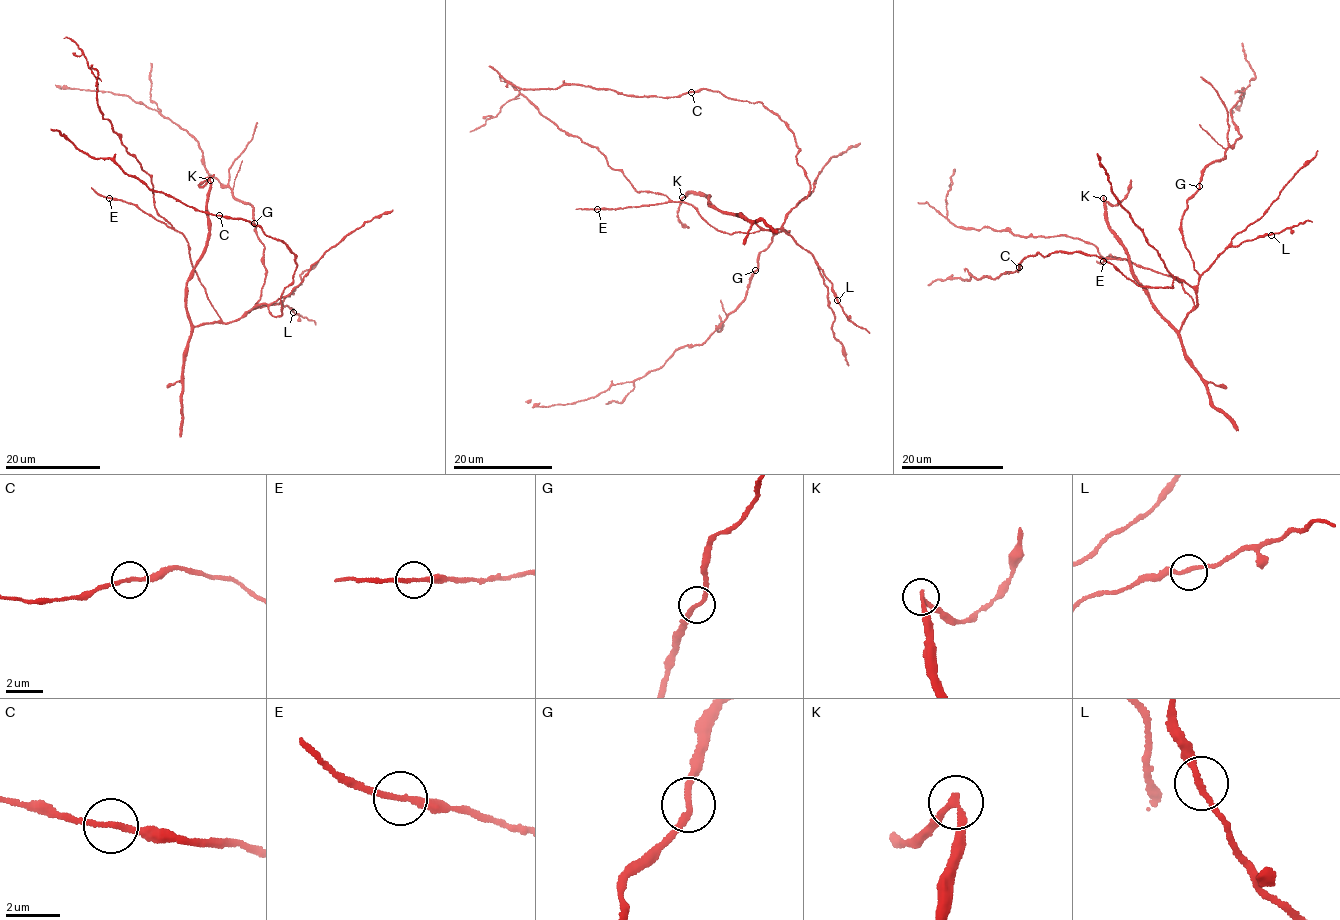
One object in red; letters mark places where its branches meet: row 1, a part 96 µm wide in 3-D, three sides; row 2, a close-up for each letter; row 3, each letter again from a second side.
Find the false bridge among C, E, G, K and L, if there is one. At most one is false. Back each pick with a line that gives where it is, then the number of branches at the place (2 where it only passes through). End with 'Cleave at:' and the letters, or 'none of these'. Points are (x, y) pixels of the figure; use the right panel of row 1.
K: Place: (1103, 198). Branches: 2
Cleave at: K

